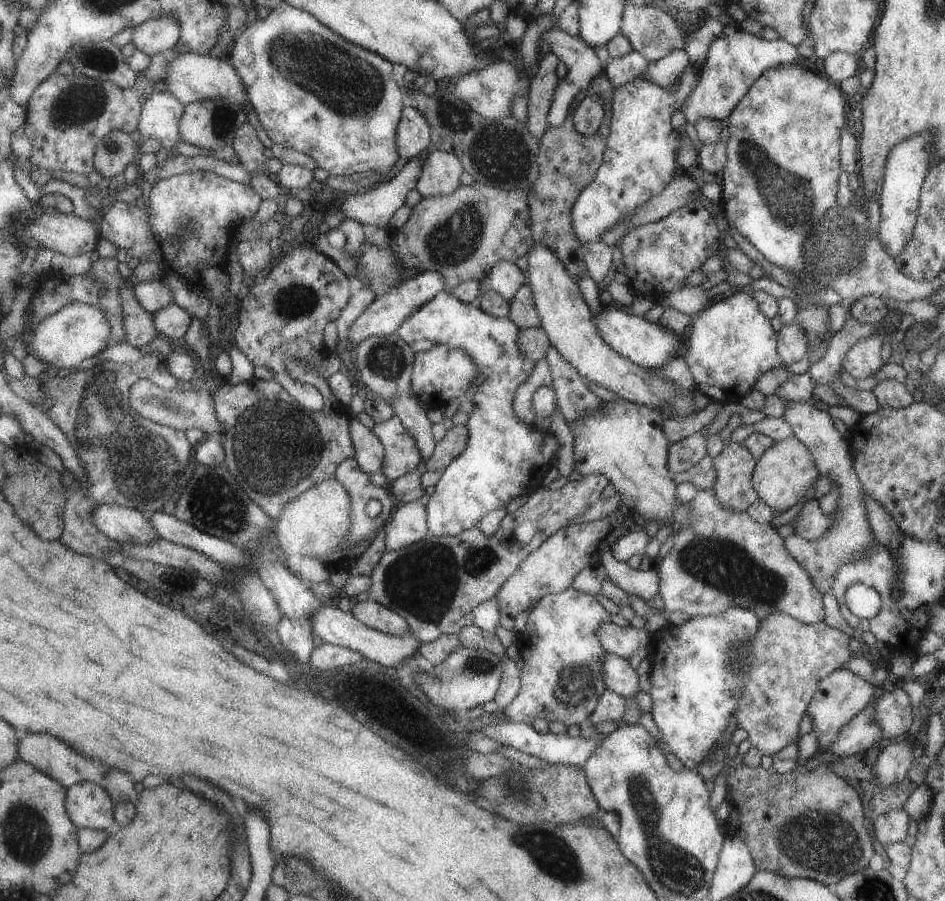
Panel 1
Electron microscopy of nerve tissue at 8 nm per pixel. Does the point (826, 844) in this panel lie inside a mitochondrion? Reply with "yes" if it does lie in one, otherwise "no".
yes

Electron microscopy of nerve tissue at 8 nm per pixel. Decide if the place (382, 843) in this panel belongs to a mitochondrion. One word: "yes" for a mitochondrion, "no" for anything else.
no

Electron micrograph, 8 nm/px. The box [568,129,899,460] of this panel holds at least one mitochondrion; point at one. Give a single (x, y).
(787, 199)

